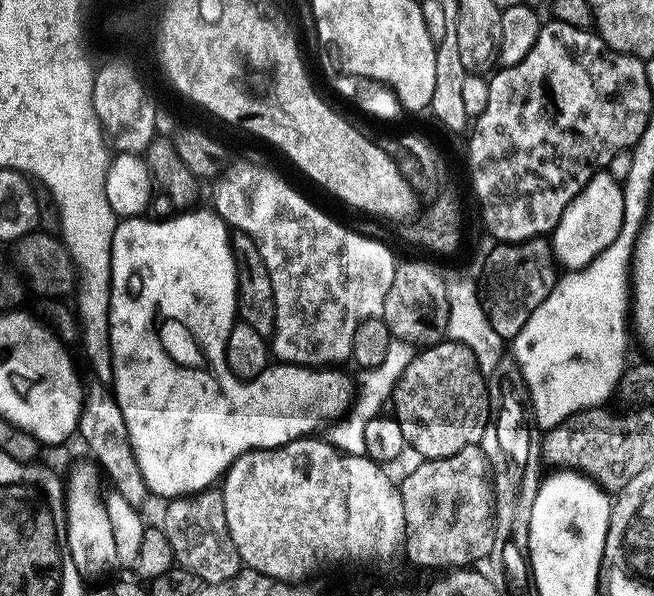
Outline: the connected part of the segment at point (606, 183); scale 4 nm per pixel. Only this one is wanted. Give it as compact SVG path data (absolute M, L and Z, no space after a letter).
M607 170L596 173L568 203L556 229L550 233L555 263L564 270L585 268L593 258L602 254L602 250L606 250L606 246L610 246L610 242L614 242L614 238L618 238L623 221L624 189L621 181L615 180Z

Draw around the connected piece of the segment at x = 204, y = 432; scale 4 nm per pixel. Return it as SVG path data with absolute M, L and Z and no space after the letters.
M184 210L173 220L144 220L148 218L124 218L116 225L116 233L112 239L112 305L110 306L110 314L108 315L108 337L110 338L110 346L112 347L112 382L111 387L114 389L114 395L118 406L122 410L122 418L126 418L126 430L130 434L130 446L134 450L134 458L138 458L138 466L142 470L142 476L146 478L146 484L150 486L152 492L158 493L159 496L165 498L175 498L178 496L190 496L198 492L202 492L213 487L212 484L221 479L224 473L243 452L252 451L252 420L244 420L244 392L240 392L244 381L237 380L235 374L230 370L230 366L226 366L226 338L230 338L230 330L232 325L237 323L236 314L236 255L232 252L232 242L230 239L230 229L224 223L224 219L220 217L215 210L207 210L208 212L192 212L196 210Z

